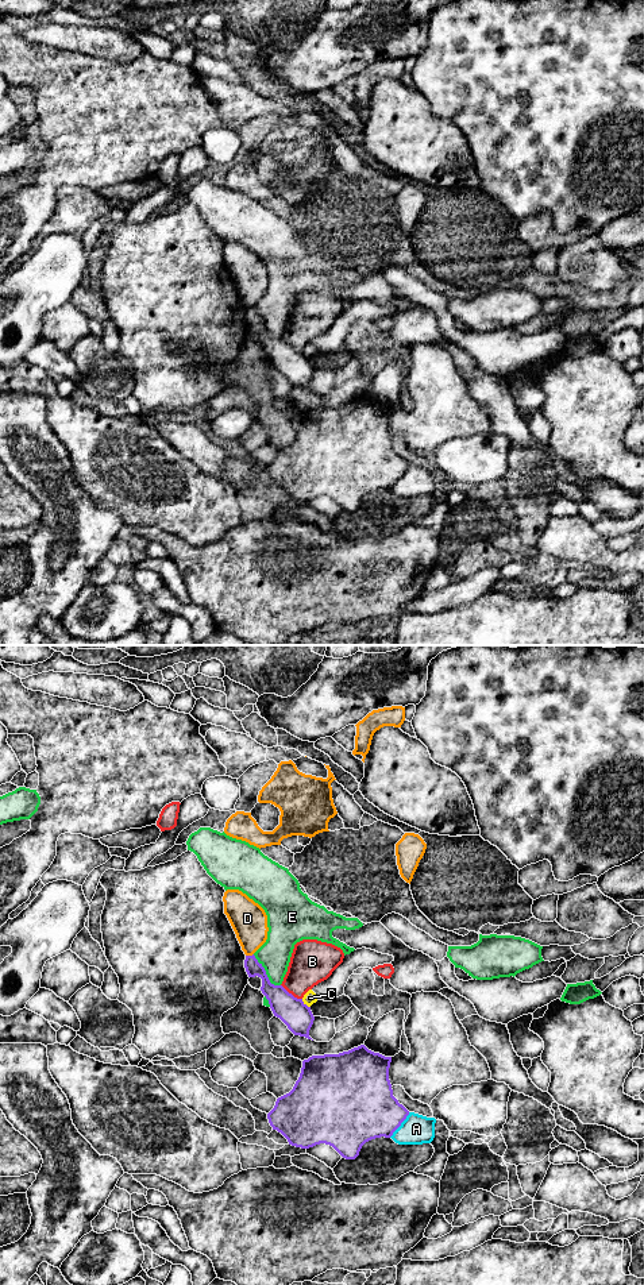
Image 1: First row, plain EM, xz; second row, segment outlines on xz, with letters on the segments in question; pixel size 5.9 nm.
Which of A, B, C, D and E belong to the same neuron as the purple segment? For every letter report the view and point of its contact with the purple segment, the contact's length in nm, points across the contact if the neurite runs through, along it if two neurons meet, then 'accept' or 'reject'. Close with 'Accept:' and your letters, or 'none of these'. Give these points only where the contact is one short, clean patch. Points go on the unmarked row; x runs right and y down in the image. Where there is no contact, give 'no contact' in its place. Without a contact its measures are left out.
A: meets purple in xz at (400, 477); contact 200 nm long; reject
B: meets purple in xz at (290, 346); contact 160 nm long; border along xz (281, 336), (301, 351); reject
C: meets purple in xz at (305, 357); contact 80 nm long; border along xz (301, 351), (309, 359); reject
D: meets purple in xz at (249, 308); contact 50 nm long; border along xz (253, 305), (246, 308); reject
E: meets purple in xz at (265, 325); contact 260 nm long; border along xz (253, 307), (263, 320), (267, 331), (280, 338); reject
Accept: none of these

